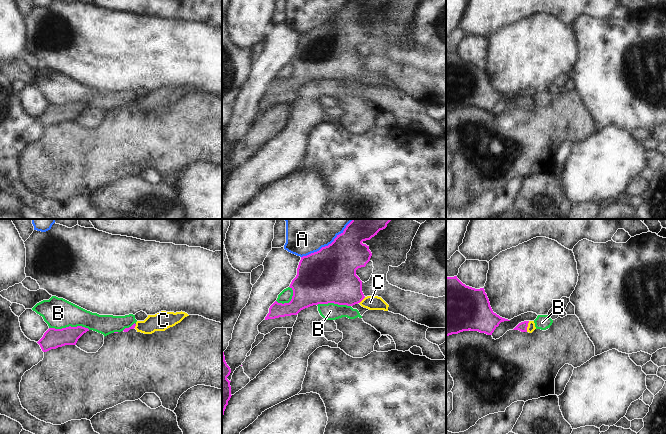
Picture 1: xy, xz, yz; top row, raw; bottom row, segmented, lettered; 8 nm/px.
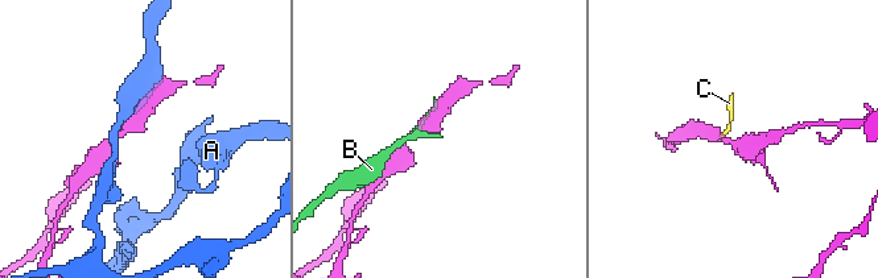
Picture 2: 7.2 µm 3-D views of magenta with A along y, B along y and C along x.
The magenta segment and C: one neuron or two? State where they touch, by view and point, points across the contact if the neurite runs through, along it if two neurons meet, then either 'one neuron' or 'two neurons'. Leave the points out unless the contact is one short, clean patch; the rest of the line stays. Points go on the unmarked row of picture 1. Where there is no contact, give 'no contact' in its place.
contact yz (527, 102); way yz (522, 102), (527, 102), (531, 103); one neuron

